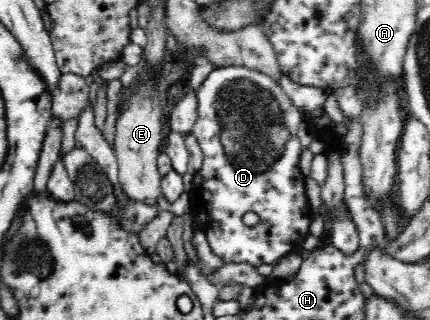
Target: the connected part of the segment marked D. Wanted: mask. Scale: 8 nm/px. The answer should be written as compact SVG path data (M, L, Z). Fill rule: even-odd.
M241 65L213 69L212 72L206 76L204 82L200 84L200 88L198 88L197 92L197 100L198 118L196 118L192 133L204 154L204 161L202 168L200 168L193 177L192 189L188 191L191 210L189 216L195 218L195 222L197 222L198 226L201 226L201 230L204 231L211 249L218 256L223 256L226 263L249 262L254 266L260 266L261 264L273 264L289 253L298 252L301 248L301 244L309 236L308 228L310 228L313 214L308 205L308 196L306 196L306 186L304 185L306 184L307 177L302 174L302 170L300 170L300 166L298 166L298 164L300 164L300 154L302 154L303 149L298 139L298 126L300 126L300 122L303 121L302 112L292 103L292 100L284 93L278 81L272 78L270 74L260 73L260 71ZM246 212L256 212L256 214L258 214L259 221L256 225L248 227L242 222L242 216L244 216Z

